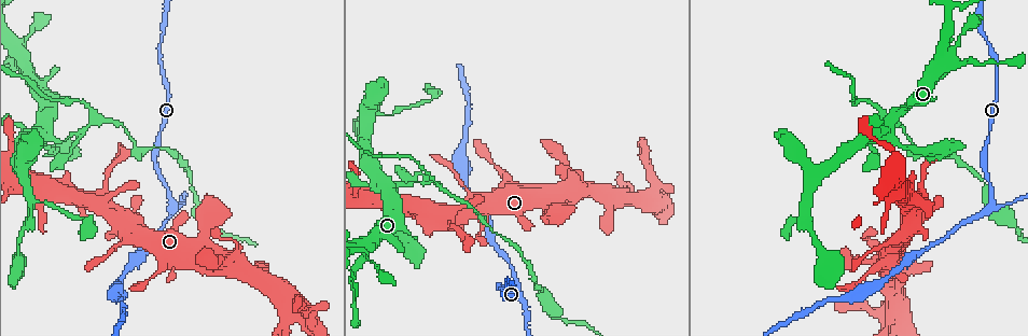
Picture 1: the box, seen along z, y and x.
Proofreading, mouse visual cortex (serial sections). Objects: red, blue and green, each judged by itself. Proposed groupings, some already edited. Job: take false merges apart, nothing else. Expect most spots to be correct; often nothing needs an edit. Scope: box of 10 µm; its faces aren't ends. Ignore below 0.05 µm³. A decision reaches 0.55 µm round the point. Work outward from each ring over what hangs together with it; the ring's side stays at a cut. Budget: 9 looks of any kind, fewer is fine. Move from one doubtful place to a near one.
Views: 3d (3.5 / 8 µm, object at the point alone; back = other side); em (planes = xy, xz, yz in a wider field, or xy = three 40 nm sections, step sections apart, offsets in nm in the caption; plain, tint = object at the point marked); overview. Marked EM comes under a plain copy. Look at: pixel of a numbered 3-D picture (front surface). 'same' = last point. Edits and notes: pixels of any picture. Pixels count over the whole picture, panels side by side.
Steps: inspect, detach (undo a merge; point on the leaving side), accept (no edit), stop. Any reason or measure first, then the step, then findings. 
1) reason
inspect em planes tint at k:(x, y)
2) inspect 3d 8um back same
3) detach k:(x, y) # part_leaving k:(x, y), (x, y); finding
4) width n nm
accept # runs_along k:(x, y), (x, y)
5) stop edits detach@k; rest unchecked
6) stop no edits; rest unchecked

four arms meet
inspect 3d 3.5um at 1:(908, 207)

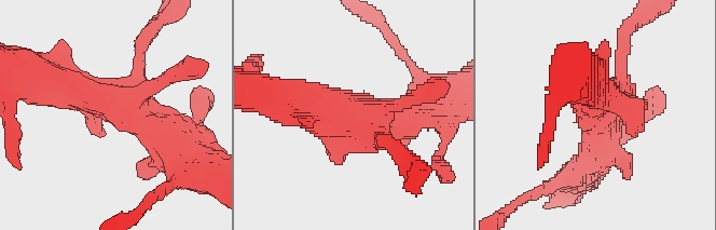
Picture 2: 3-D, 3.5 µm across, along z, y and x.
inspect em xy step 2 tint at 2:(129, 112)

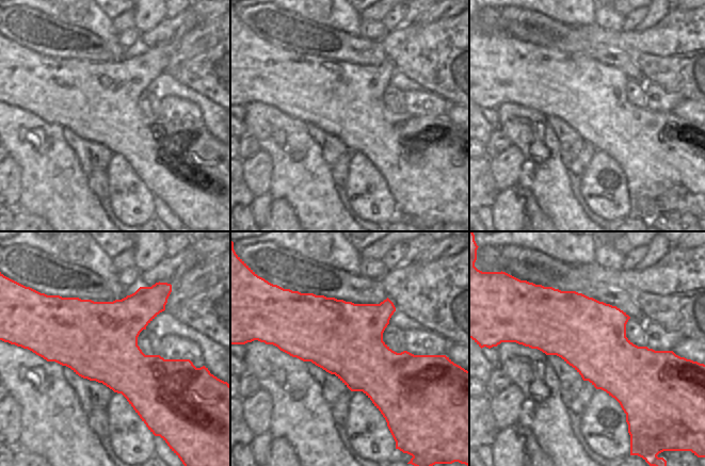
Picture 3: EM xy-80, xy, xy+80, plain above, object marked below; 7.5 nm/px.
accept # runs_along 2:(183, 157), (121, 104), (60, 84); one cell here

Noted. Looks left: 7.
a narrow waist
inspect 3d 8um at 1:(386, 115)

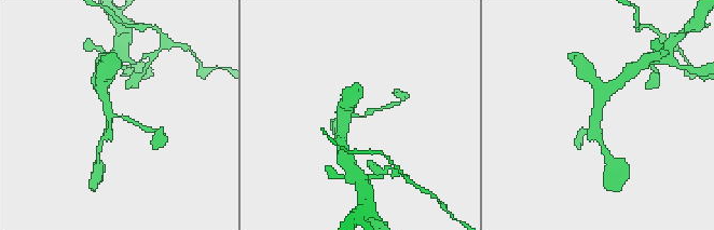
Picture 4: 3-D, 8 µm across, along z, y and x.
closer look
inspect 3d 3.5um same

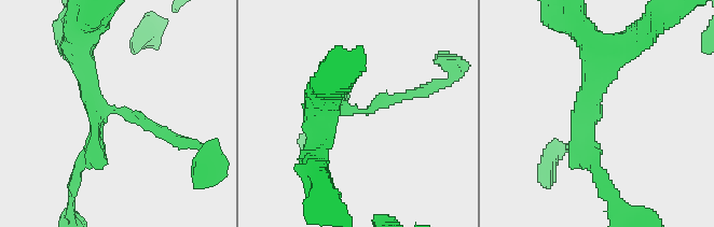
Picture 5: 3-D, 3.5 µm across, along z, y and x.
arms 3
accept # runs_along 5:(84, 67), (91, 103), (180, 140); all the same cell

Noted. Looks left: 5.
branch point
inspect 3d 3.5um at 1:(990, 205)

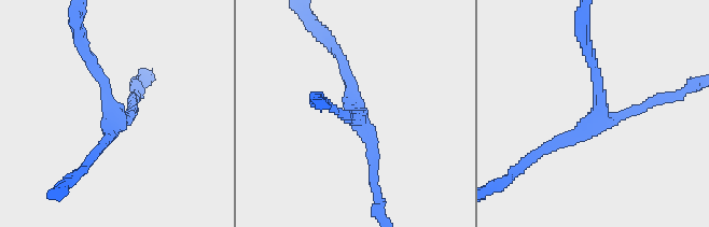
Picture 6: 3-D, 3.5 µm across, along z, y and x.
arms 3; arm_widths 150, 150, 200 nm
inspect em xy step 5 tint at 6:(111, 111)

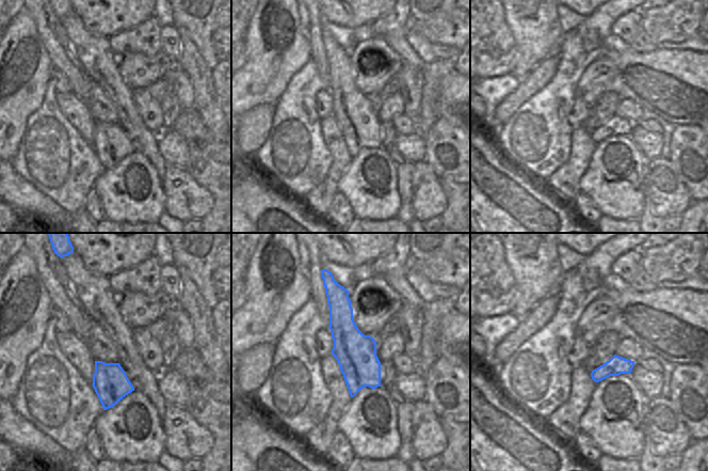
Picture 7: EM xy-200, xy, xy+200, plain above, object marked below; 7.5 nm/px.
accept # runs_along 7:(333, 284), (353, 350), (352, 393); all the same cell

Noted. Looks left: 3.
thin arm on a thick one
inspect 3d 3.5um back at 1:(309, 316)

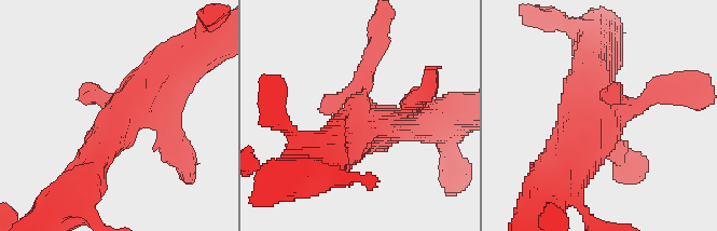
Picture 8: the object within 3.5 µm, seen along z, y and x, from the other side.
inspect em planes tint at 8:(361, 104)

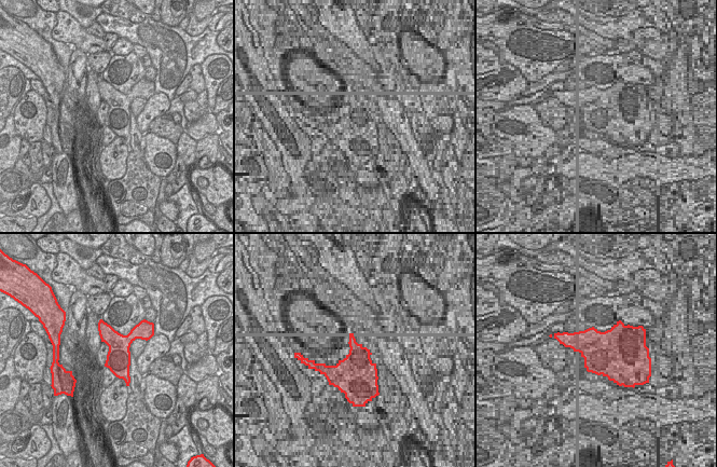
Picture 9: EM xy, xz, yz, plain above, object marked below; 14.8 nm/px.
inspect em xy step 5 tint same

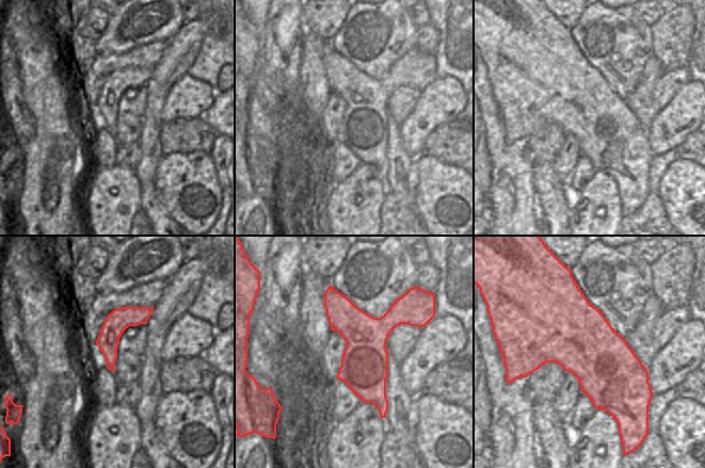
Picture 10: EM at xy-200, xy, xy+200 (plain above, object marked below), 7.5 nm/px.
accept # runs_along 8:(177, 56), (113, 125), (97, 152); all the same cell

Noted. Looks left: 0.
stop no edits; rest unchecked

